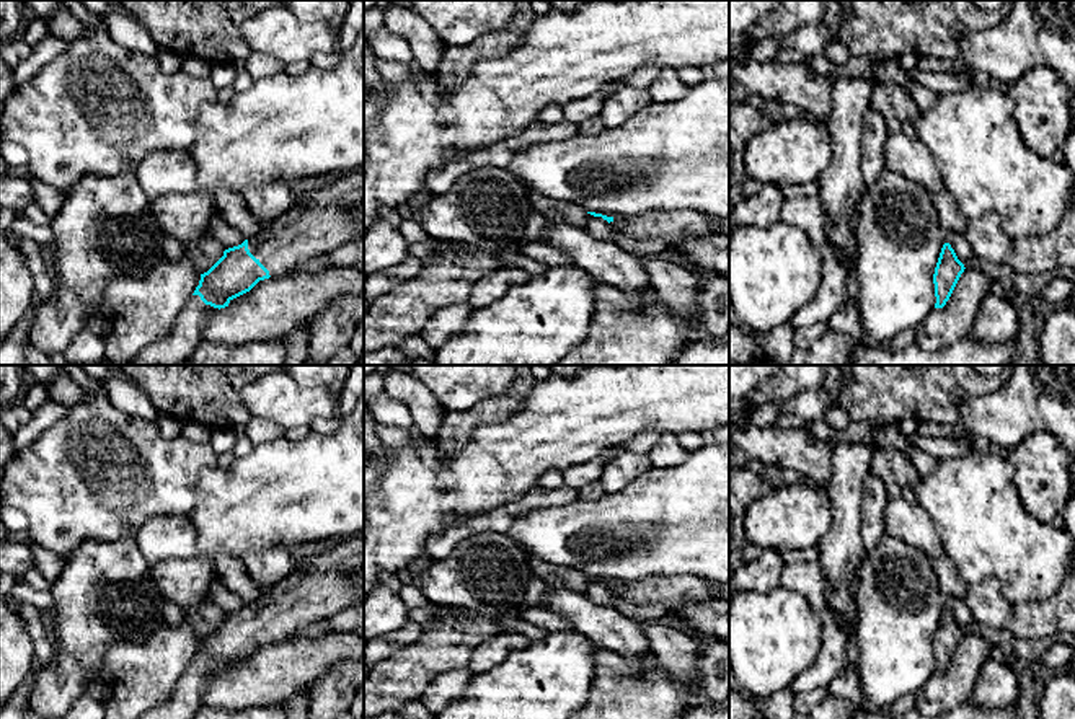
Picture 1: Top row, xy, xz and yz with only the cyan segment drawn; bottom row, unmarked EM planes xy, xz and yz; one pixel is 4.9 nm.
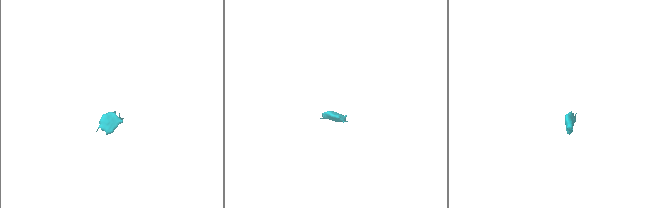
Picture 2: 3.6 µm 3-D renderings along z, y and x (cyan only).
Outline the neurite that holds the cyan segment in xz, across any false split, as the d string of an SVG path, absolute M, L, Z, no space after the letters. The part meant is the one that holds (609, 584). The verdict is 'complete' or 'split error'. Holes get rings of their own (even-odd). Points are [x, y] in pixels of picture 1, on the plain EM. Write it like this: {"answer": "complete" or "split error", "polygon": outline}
{"answer": "split error", "polygon": "M653 576L639 582L587 579L602 582L615 597L631 605L662 603L669 615L677 613L683 607L718 598L718 593L703 579L695 576Z"}

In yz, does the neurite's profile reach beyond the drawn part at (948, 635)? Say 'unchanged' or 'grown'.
unchanged

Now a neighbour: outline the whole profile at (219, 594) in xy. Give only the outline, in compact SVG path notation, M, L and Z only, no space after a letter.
M220 579L210 584L209 600L215 603L225 615L238 611L245 607L241 598L233 593Z

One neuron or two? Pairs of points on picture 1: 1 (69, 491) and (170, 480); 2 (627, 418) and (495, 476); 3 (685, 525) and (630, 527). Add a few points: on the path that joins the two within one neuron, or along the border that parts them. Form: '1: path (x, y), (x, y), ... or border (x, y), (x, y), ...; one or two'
1: path (93, 481), (145, 480); one
2: path (594, 419), (565, 421), (527, 444); one
3: path (672, 525), (643, 527); one

